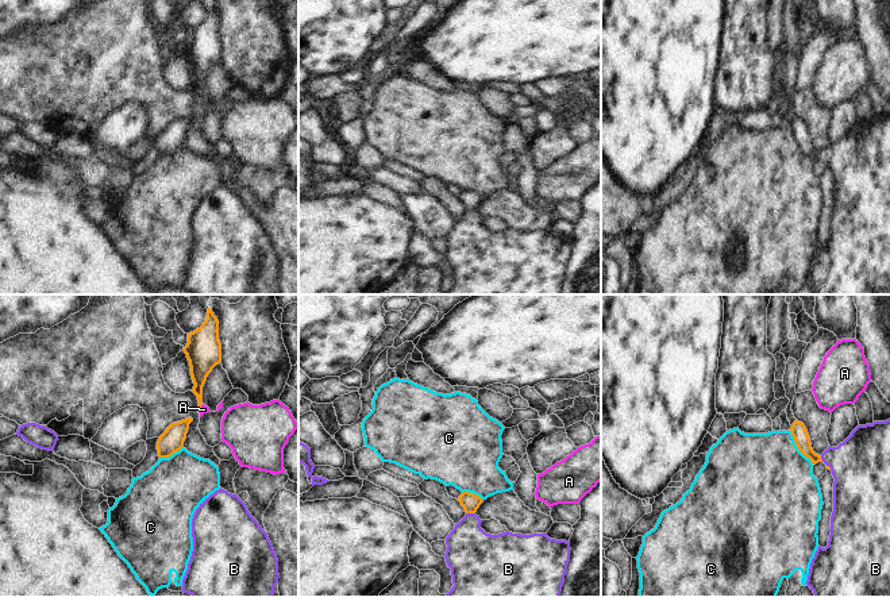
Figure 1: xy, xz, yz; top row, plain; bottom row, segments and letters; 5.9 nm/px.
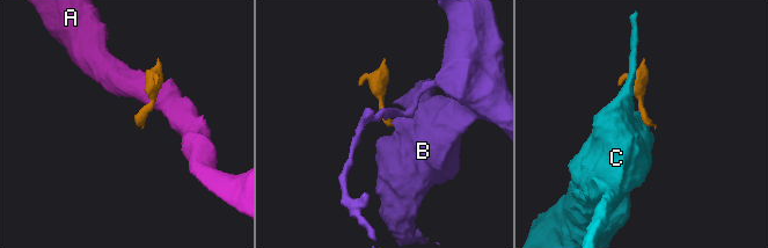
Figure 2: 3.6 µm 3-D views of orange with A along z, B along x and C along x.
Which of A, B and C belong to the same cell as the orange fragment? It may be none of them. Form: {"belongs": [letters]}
{"belongs": ["B"]}

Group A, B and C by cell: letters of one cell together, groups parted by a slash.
A / B / C

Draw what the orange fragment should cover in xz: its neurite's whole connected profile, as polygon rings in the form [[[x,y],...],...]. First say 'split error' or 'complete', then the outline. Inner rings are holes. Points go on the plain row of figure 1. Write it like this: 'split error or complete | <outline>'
split error | [[[463,189],[458,199],[466,213],[446,235],[444,255],[454,281],[446,294],[559,294],[570,259],[570,239],[550,236],[547,231],[486,231],[475,212],[483,197]]]

